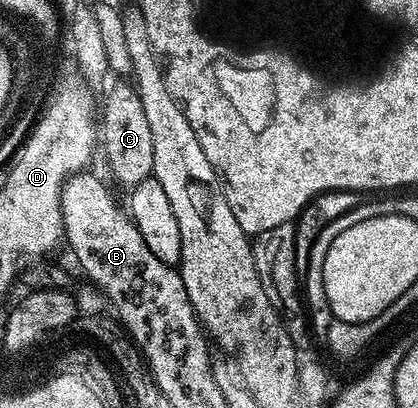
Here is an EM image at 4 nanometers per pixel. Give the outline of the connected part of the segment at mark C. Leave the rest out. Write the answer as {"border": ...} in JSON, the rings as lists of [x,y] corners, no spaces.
{"border":[[[126,80],[118,84],[107,92],[106,103],[100,106],[100,150],[106,153],[106,166],[111,176],[120,185],[133,188],[154,173],[152,131],[133,85]]]}

